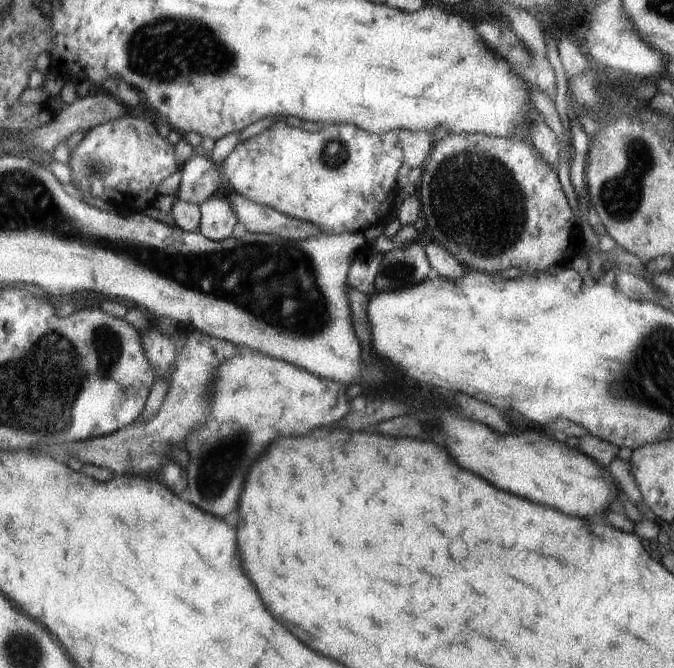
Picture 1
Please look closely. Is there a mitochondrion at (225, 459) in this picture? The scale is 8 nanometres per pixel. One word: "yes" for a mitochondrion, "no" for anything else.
yes

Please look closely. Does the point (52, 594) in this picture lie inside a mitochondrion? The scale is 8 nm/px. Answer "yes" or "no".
no

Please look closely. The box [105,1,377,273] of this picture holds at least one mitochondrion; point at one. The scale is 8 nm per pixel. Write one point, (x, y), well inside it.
(168, 41)

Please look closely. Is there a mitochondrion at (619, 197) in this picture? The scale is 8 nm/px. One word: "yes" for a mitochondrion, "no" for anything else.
yes

